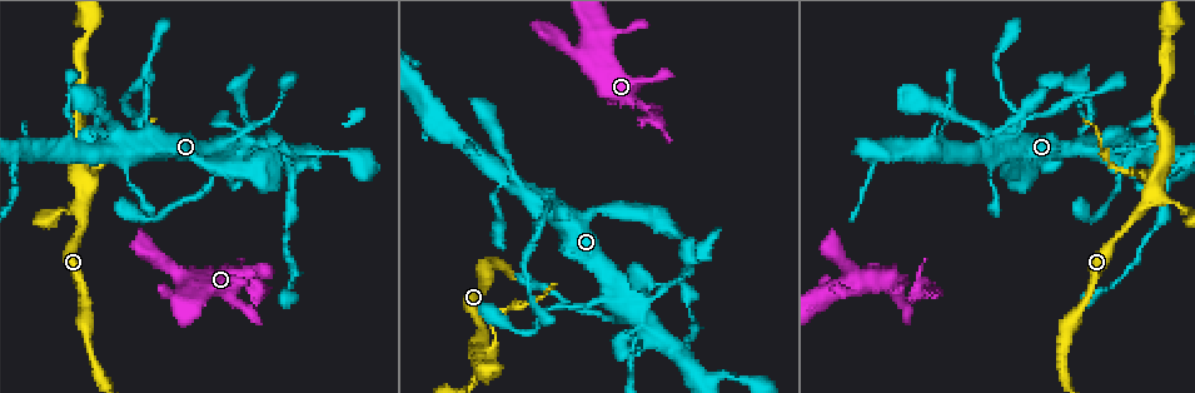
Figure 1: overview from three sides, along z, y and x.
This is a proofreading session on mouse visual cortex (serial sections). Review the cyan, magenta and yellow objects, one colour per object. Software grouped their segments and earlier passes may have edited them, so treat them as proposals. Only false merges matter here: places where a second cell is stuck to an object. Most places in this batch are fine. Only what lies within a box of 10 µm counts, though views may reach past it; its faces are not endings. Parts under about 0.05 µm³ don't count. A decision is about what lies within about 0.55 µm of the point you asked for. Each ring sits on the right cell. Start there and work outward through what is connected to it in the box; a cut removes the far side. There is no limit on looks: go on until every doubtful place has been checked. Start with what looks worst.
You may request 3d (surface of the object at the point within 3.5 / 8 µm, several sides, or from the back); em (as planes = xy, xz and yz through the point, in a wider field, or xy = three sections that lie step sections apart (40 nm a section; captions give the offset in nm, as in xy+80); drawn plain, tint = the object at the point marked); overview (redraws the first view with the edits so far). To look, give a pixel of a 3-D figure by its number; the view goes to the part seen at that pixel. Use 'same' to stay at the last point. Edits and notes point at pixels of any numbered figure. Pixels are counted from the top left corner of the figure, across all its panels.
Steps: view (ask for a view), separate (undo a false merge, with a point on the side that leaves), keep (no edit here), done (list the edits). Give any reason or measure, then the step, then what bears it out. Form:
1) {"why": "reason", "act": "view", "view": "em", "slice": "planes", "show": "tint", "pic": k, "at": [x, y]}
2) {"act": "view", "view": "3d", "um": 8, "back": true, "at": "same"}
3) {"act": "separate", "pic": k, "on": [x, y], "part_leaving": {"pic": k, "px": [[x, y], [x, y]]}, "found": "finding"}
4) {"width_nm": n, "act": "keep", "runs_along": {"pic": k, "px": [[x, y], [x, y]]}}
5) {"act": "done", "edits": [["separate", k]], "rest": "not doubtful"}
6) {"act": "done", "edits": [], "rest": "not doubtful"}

{"why": "thin arm on a thick one", "act": "view", "view": "3d", "um": 8, "pic": 1, "at": [1152, 194]}

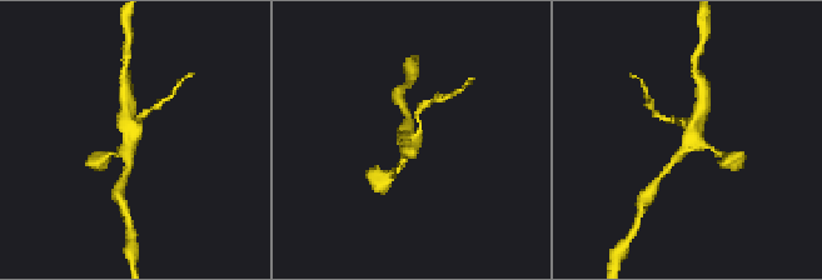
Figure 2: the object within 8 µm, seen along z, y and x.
{"why": "closer look", "act": "view", "view": "3d", "um": 3.5, "at": "same"}

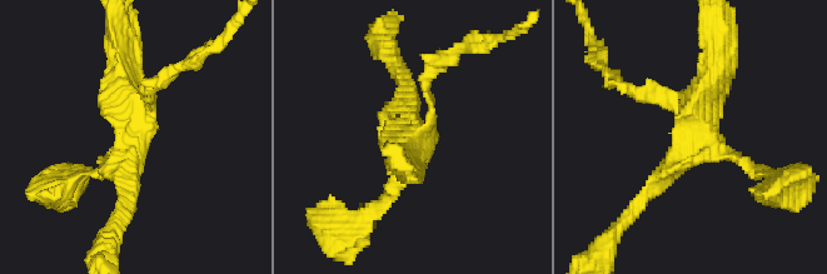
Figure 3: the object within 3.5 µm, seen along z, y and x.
{"act": "keep", "found": "one cell here"}

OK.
{"why": "sharp bend", "act": "view", "view": "3d", "um": 3.5, "back": true, "pic": 1, "at": [655, 109]}

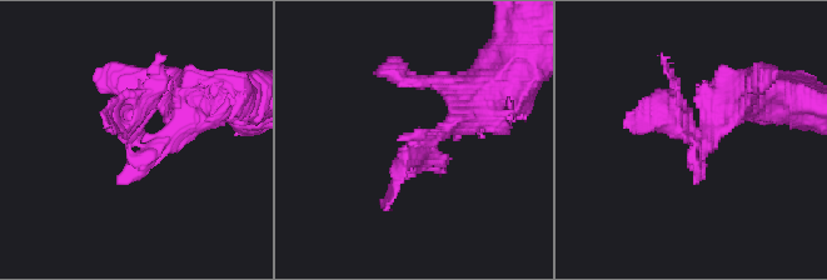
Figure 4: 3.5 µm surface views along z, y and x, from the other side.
{"act": "view", "view": "em", "slice": "xy", "step": 1, "show": "tint", "pic": 4, "at": [132, 140]}

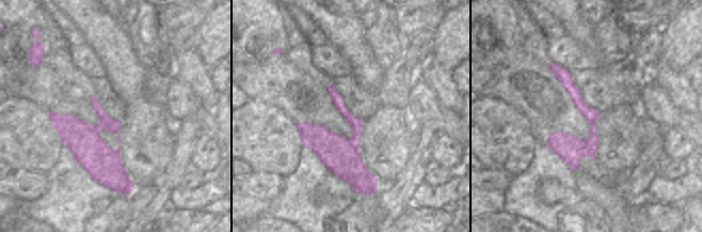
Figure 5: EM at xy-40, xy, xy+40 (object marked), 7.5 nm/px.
{"act": "keep", "found": "continuous, no second cell"}

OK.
{"why": "three-way junction", "act": "view", "view": "3d", "um": 8, "pic": 1, "at": [540, 223]}

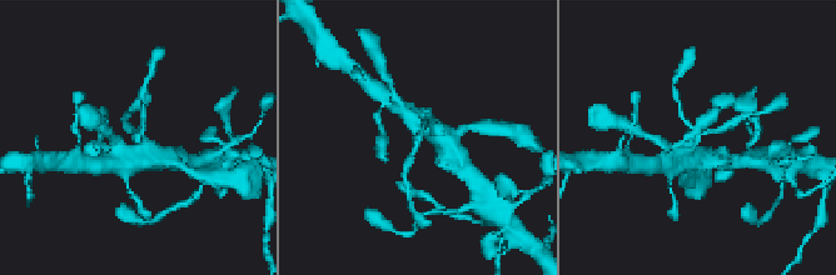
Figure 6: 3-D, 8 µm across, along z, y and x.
{"why": "closer look", "act": "view", "view": "3d", "um": 3.5, "at": "same"}

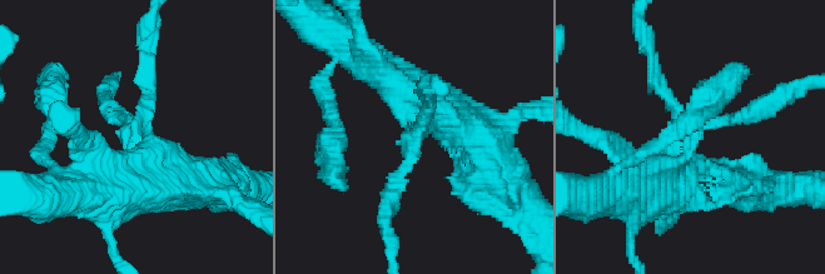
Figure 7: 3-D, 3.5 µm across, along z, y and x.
{"arm_widths_nm": [200, 200, 500], "act": "keep", "runs_along": {"pic": 7, "px": [[188, 183], [162, 179], [108, 106]]}, "found": "all the same cell"}

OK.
{"why": "sudden change in width", "act": "view", "view": "3d", "um": 8, "pic": 1, "at": [613, 321]}

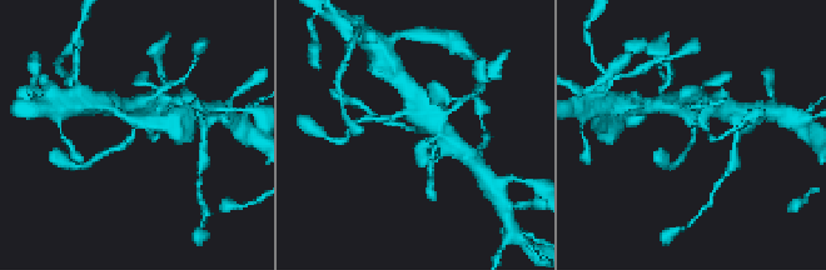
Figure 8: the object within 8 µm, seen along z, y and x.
{"act": "view", "view": "em", "slice": "xy", "step": 2, "show": "tint", "at": "same"}

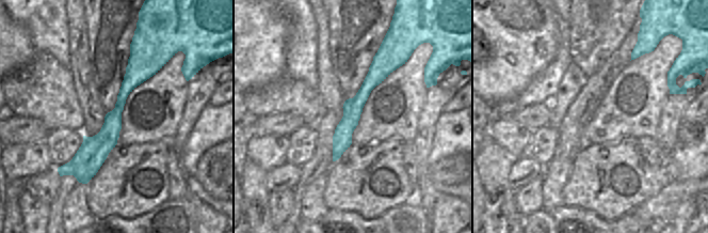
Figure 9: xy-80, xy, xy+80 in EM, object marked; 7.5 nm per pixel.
{"act": "keep", "runs_along": {"pic": 8, "px": [[144, 104], [132, 139], [105, 153]]}, "found": "continuous, no second cell"}

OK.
{"why": "sudden change in width", "act": "view", "view": "3d", "um": 3.5, "pic": 1, "at": [252, 125]}

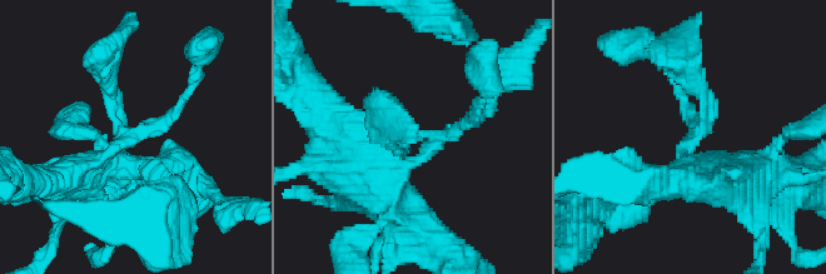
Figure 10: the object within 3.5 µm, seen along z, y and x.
{"arm_widths_nm": [150, 200, 400], "act": "keep", "found": "all the same cell"}

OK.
{"act": "done", "edits": [], "rest": "not doubtful"}

